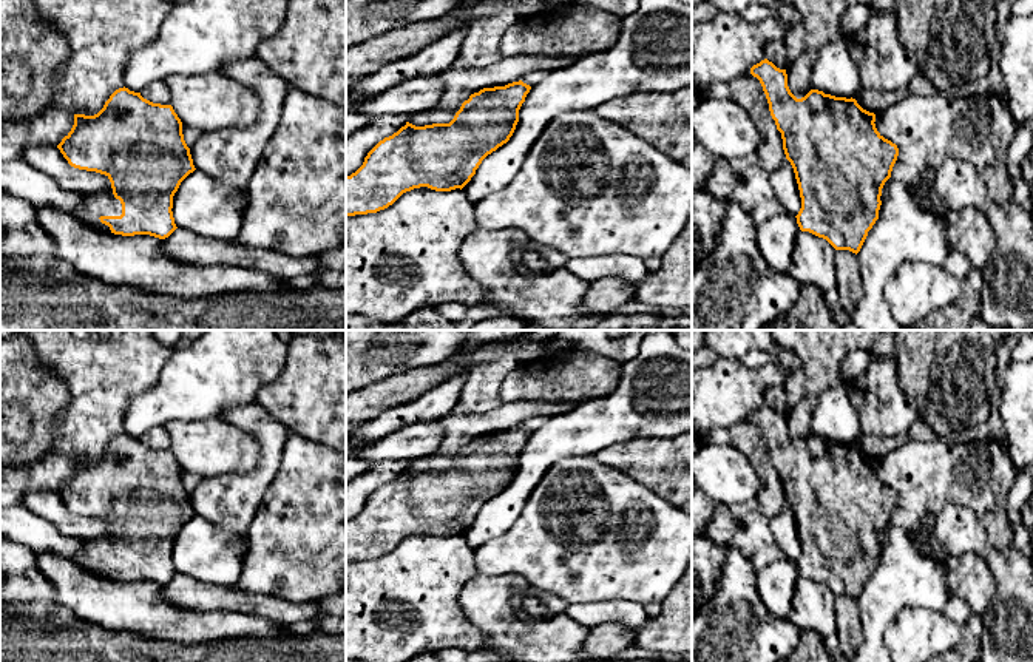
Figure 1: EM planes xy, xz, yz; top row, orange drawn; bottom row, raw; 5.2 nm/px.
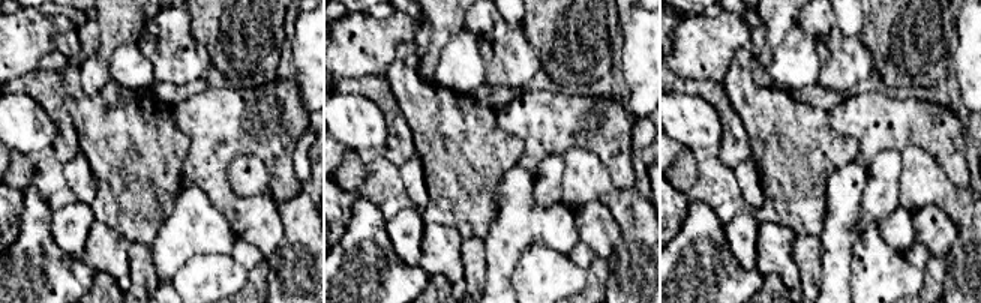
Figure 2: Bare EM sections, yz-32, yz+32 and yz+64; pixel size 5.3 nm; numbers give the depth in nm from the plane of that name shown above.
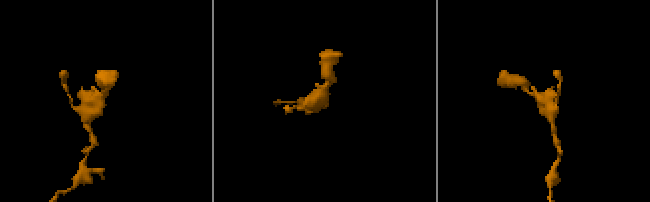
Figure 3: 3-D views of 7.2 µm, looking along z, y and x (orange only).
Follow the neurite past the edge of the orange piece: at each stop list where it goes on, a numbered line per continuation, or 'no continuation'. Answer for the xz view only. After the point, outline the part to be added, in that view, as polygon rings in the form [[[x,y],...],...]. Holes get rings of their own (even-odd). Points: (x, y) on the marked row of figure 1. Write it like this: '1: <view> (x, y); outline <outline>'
1: xz (436, 114); outline [[[460,102],[457,106],[448,108],[434,106],[428,111],[411,114],[408,122],[415,127],[425,127],[432,123],[449,123],[454,119],[456,113],[460,110],[462,103],[463,102]]]

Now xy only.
1: xy (96, 206); outline [[[85,194],[85,204],[77,208],[73,216],[77,218],[80,222],[97,228],[100,231],[111,231],[108,225],[100,222],[100,216],[120,216],[122,214],[122,204],[114,194]]]

